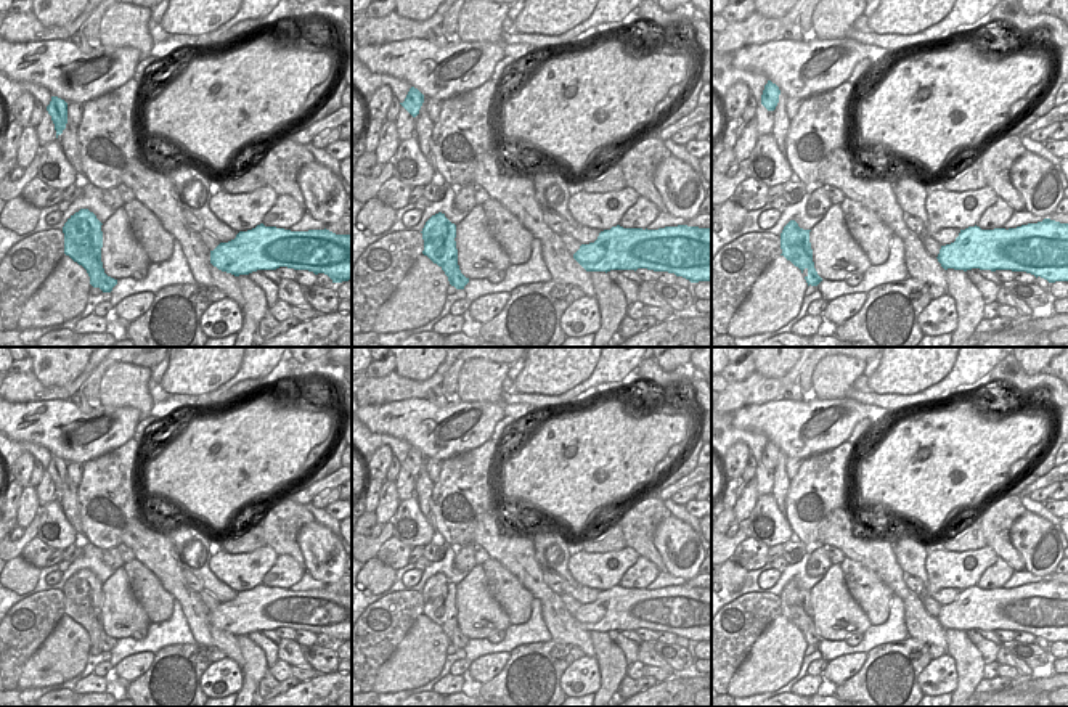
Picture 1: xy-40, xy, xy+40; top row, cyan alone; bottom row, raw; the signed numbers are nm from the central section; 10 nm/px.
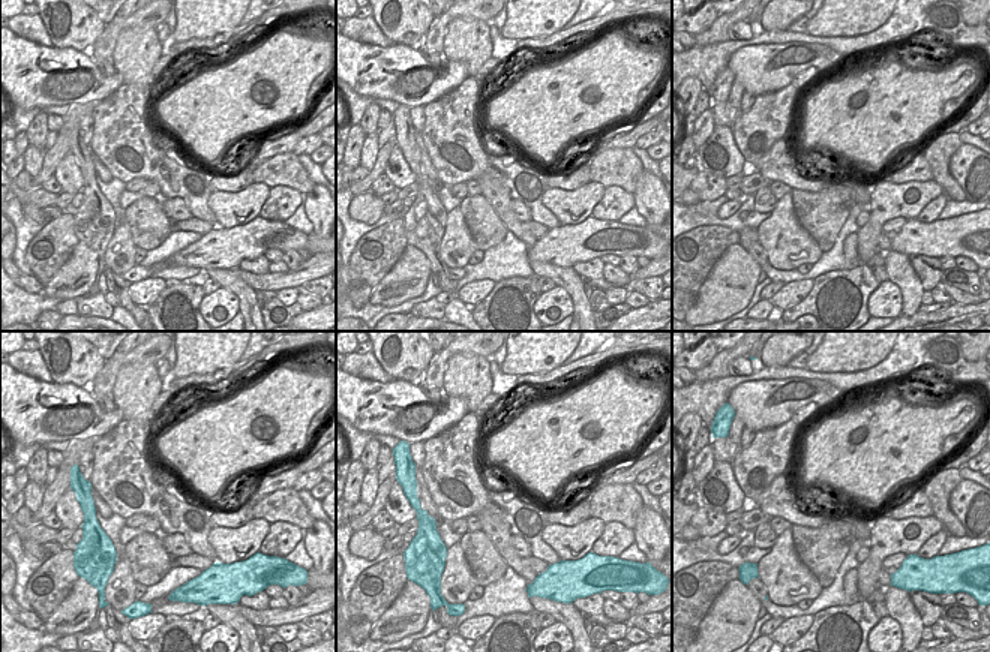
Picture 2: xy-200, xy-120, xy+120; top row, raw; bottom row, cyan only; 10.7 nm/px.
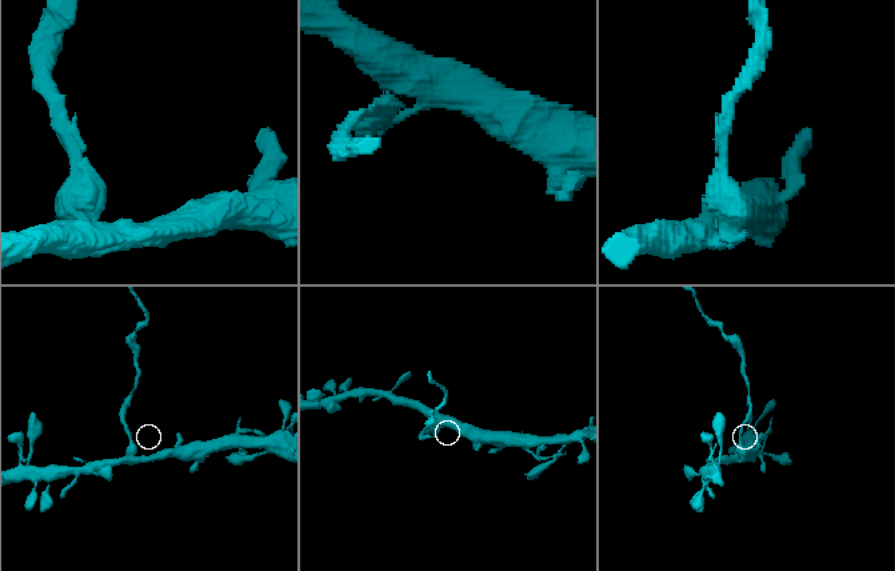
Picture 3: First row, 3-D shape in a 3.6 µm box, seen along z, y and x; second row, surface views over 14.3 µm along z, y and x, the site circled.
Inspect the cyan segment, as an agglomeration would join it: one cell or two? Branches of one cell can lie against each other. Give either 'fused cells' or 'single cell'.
fused cells

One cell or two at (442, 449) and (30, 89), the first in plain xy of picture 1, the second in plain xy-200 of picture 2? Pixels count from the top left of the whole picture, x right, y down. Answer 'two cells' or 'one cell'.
one cell

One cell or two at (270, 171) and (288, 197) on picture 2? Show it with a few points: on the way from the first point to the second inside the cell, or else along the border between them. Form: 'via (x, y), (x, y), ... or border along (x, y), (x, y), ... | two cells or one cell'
border along (270, 188), (290, 186), (305, 194) | two cells

